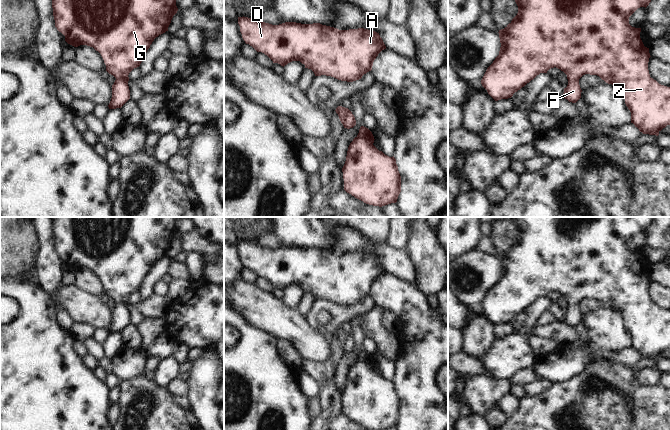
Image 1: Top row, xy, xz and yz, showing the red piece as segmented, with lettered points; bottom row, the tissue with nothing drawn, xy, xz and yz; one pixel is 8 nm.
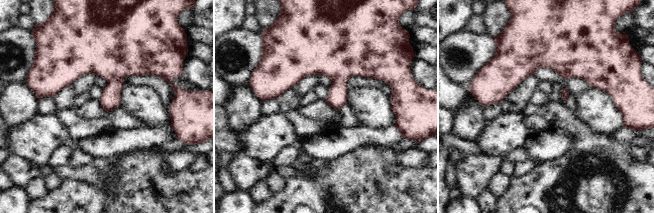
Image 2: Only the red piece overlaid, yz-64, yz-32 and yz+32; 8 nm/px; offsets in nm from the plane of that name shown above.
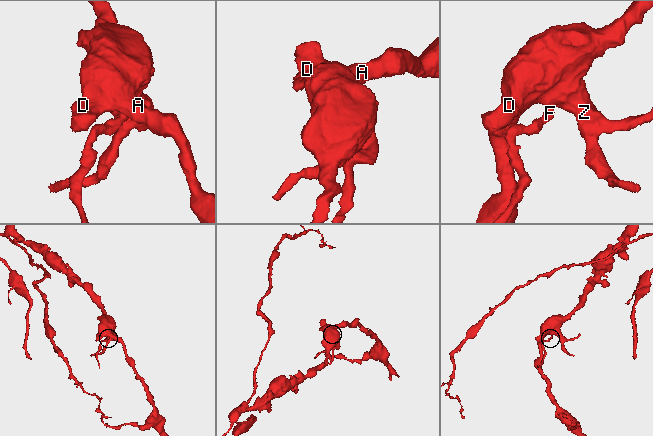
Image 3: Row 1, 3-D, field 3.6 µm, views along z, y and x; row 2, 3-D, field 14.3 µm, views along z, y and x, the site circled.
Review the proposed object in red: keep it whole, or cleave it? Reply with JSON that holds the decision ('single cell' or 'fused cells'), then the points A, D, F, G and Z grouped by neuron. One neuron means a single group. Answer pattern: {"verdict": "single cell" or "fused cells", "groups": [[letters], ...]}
{"verdict": "single cell", "groups": [["A", "D", "F", "G", "Z"]]}

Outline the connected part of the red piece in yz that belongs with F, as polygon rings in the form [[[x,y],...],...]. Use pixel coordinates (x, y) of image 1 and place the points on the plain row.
[[[515,217],[513,222],[518,230],[518,237],[512,245],[504,252],[499,254],[500,275],[493,287],[487,292],[482,304],[482,310],[488,318],[495,324],[508,323],[515,316],[524,311],[540,297],[547,297],[551,292],[558,292],[567,299],[568,309],[564,312],[563,322],[569,326],[576,327],[581,322],[581,312],[579,303],[585,299],[597,299],[608,308],[617,310],[625,319],[625,328],[631,336],[631,347],[635,349],[643,358],[659,359],[659,356],[670,349],[670,311],[659,308],[650,301],[648,286],[650,277],[649,272],[645,271],[641,262],[641,252],[632,251],[629,248],[629,241],[640,231],[647,231],[651,226],[654,217]]]

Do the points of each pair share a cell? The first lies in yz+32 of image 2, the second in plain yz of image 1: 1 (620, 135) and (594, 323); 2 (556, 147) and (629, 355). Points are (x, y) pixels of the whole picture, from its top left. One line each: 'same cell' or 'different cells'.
1: different cells
2: same cell

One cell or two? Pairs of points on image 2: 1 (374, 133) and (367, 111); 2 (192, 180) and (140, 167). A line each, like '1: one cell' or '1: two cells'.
1: two cells
2: one cell

